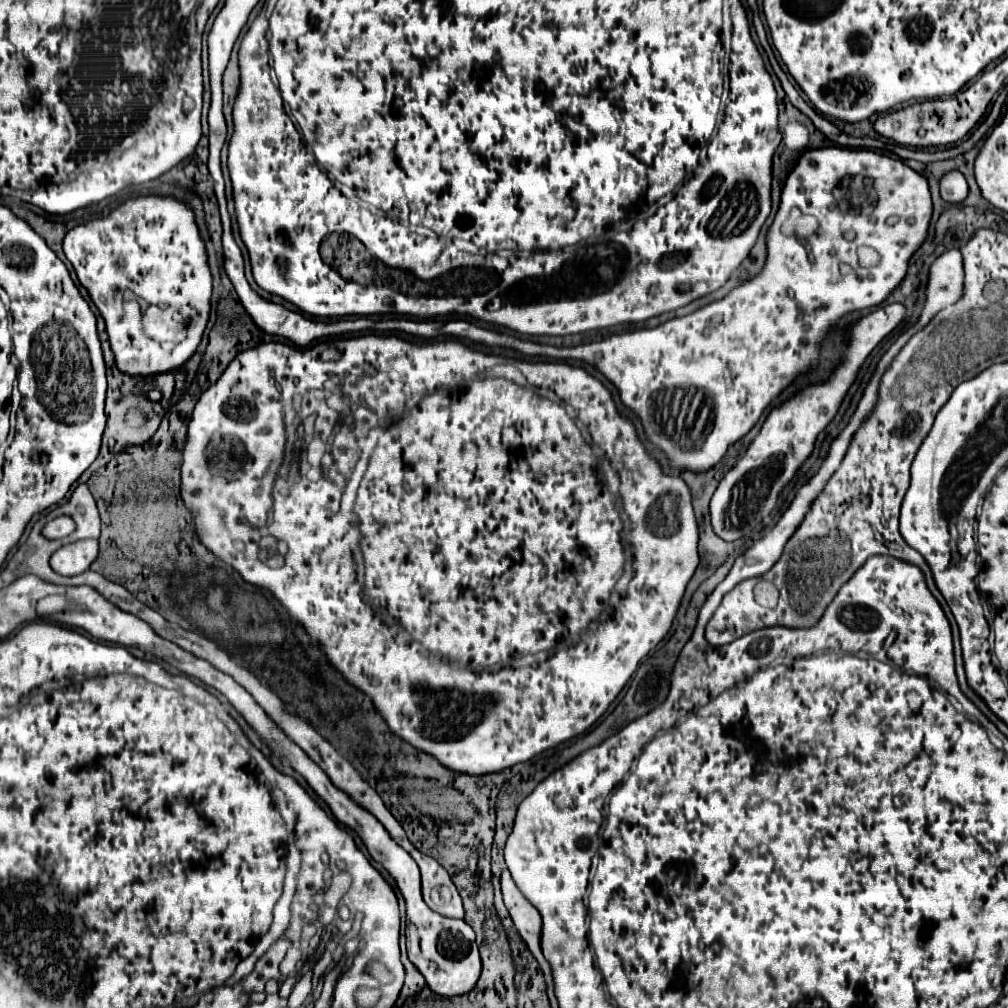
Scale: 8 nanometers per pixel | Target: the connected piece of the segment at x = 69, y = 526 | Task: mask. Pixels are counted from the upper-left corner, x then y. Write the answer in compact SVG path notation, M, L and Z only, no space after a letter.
M59 516L43 528L43 536L45 538L65 538L73 530L75 530L75 522L71 522L71 518L67 518L67 516Z

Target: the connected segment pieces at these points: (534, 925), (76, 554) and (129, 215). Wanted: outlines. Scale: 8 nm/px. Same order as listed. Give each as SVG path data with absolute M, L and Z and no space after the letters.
M505 870L501 874L501 890L503 890L503 900L505 906L509 908L509 914L515 922L517 932L521 934L521 938L525 940L525 944L529 946L531 954L537 958L537 962L543 968L543 974L547 978L547 982L551 982L551 966L545 960L543 952L541 952L541 942L539 942L539 934L541 934L541 914L535 910L535 906L531 906L531 902L527 902L527 898L523 898L521 890L517 890L509 870Z
M79 540L59 548L51 556L51 568L61 576L77 576L89 570L91 562L97 558L99 544L97 540Z
M135 198L115 208L109 216L75 226L63 240L67 260L73 264L81 286L105 318L111 350L121 372L149 376L183 366L197 350L211 310L211 272L205 244L193 212L175 198Z

